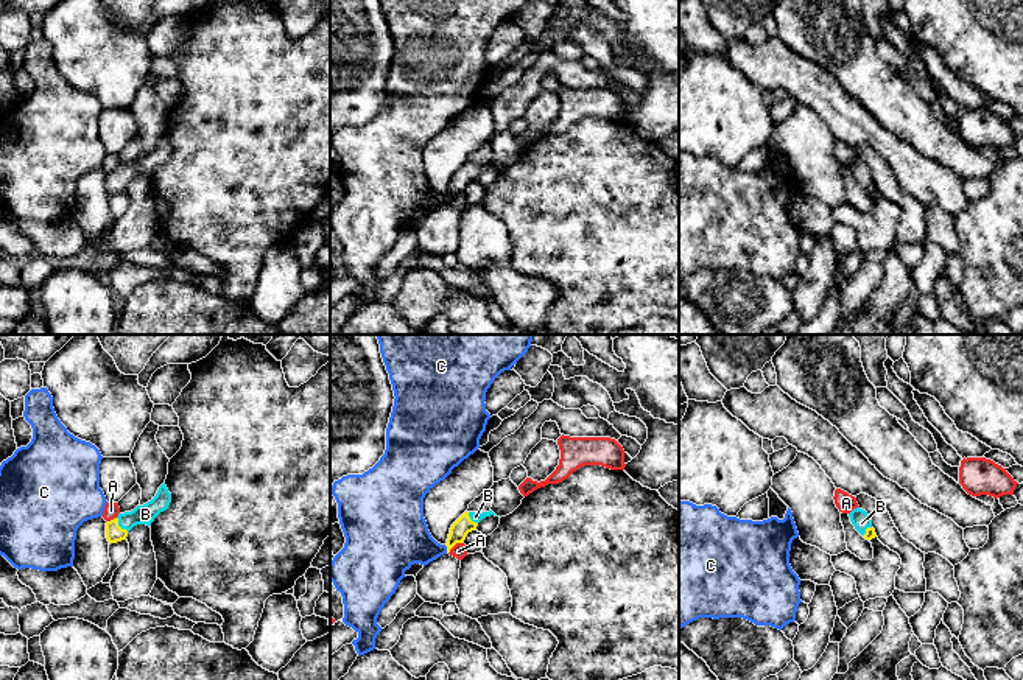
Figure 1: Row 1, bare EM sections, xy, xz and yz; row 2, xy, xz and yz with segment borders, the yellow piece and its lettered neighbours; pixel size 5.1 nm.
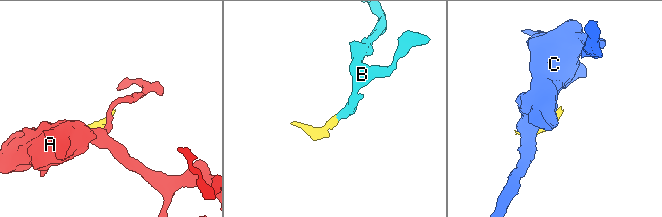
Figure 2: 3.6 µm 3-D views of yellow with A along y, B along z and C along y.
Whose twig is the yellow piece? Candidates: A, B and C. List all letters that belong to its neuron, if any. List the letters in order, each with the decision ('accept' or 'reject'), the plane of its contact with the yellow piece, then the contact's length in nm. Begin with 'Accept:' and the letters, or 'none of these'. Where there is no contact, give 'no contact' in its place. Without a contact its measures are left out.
Accept: B
A: reject | xz | 100 nm
B: accept | xy | 100 nm
C: reject | xz | 40 nm

